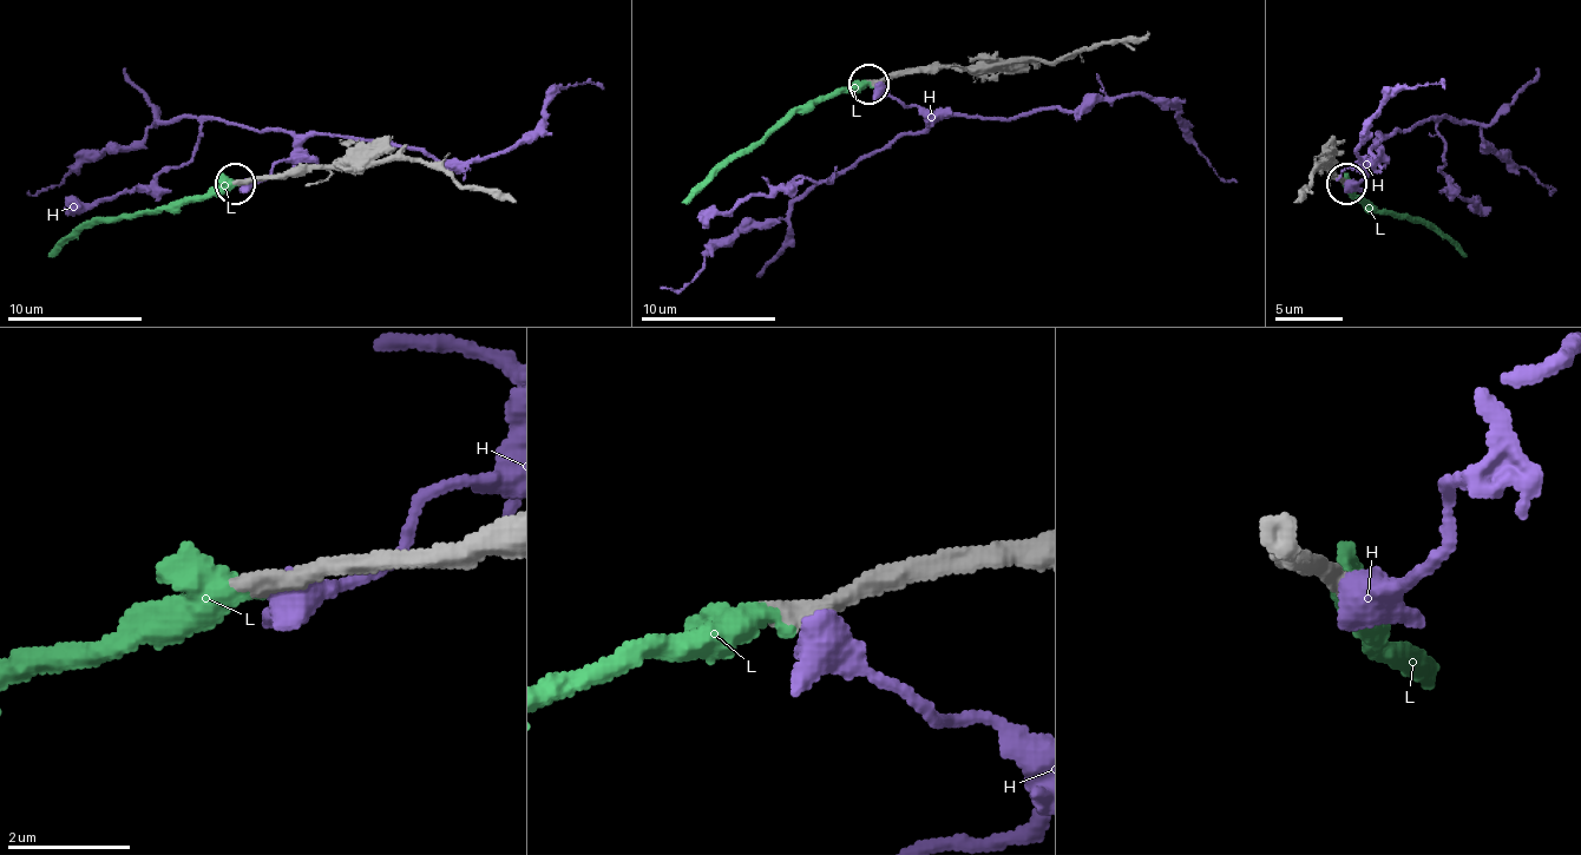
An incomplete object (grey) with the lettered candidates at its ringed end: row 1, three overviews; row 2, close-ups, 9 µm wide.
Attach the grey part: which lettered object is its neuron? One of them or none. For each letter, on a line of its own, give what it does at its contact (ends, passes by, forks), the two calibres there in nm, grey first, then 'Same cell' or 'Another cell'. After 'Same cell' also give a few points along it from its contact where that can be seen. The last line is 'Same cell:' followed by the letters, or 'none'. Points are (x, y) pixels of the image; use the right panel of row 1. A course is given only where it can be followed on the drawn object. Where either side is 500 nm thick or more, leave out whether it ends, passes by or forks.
H: It passes by. Thickness 440 nm (grey) against 440 nm. Another cell
L: It ends there. Thickness 360 nm (grey) against 480 nm. Same cell. Its course: (1347, 181), (1371, 208), (1422, 218), (1465, 255)
Same cell: L

